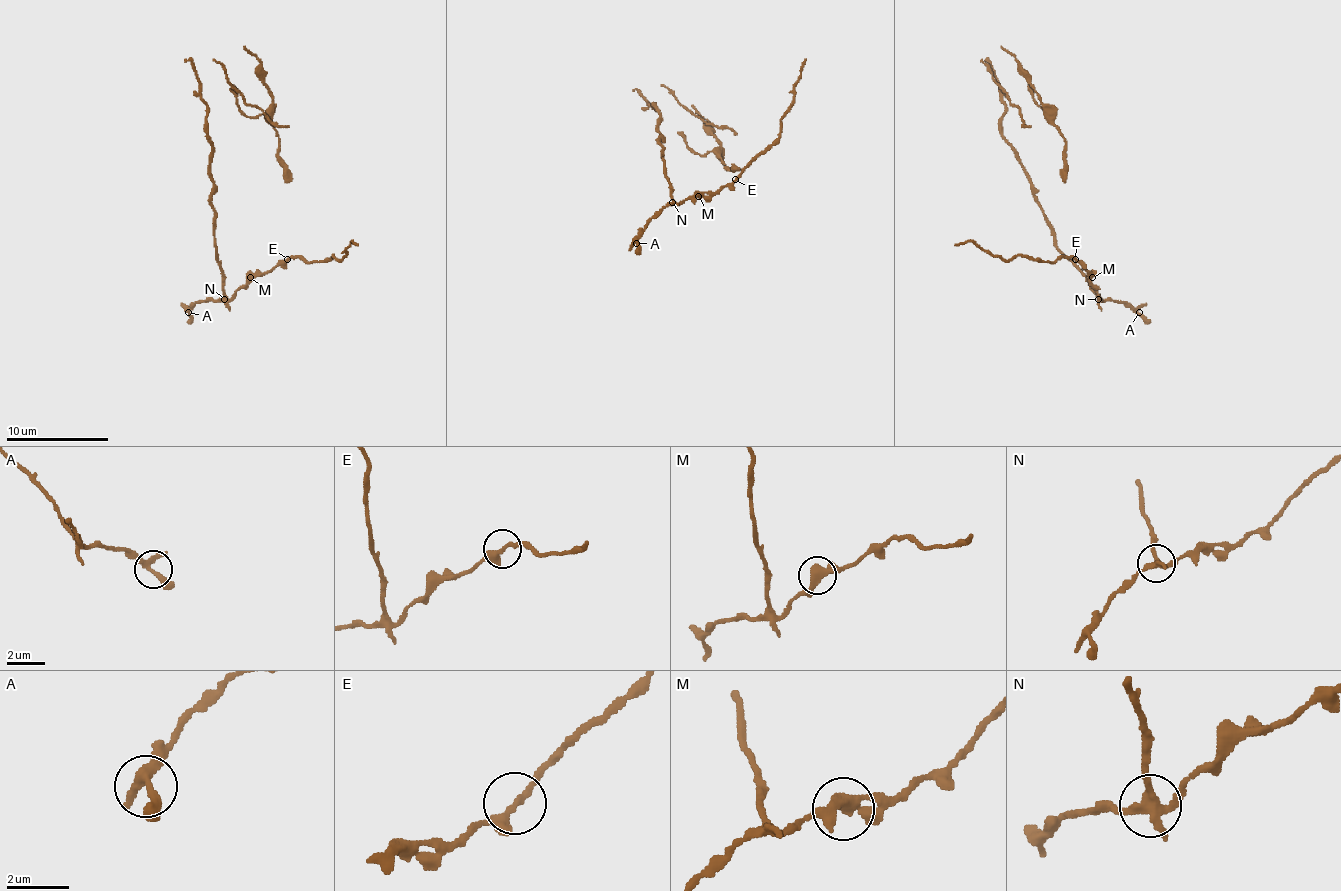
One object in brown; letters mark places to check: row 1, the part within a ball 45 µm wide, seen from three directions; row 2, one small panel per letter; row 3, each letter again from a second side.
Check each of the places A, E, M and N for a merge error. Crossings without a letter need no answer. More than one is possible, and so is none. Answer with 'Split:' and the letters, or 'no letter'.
Split: N

